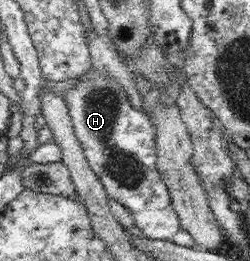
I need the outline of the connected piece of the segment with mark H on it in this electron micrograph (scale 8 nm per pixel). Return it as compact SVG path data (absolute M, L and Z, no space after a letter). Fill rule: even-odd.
M93 65L86 74L77 78L73 89L65 91L63 99L85 158L110 198L127 208L134 225L144 236L172 240L181 230L181 223L172 206L169 190L156 167L157 132L150 117L134 109L126 90Z

